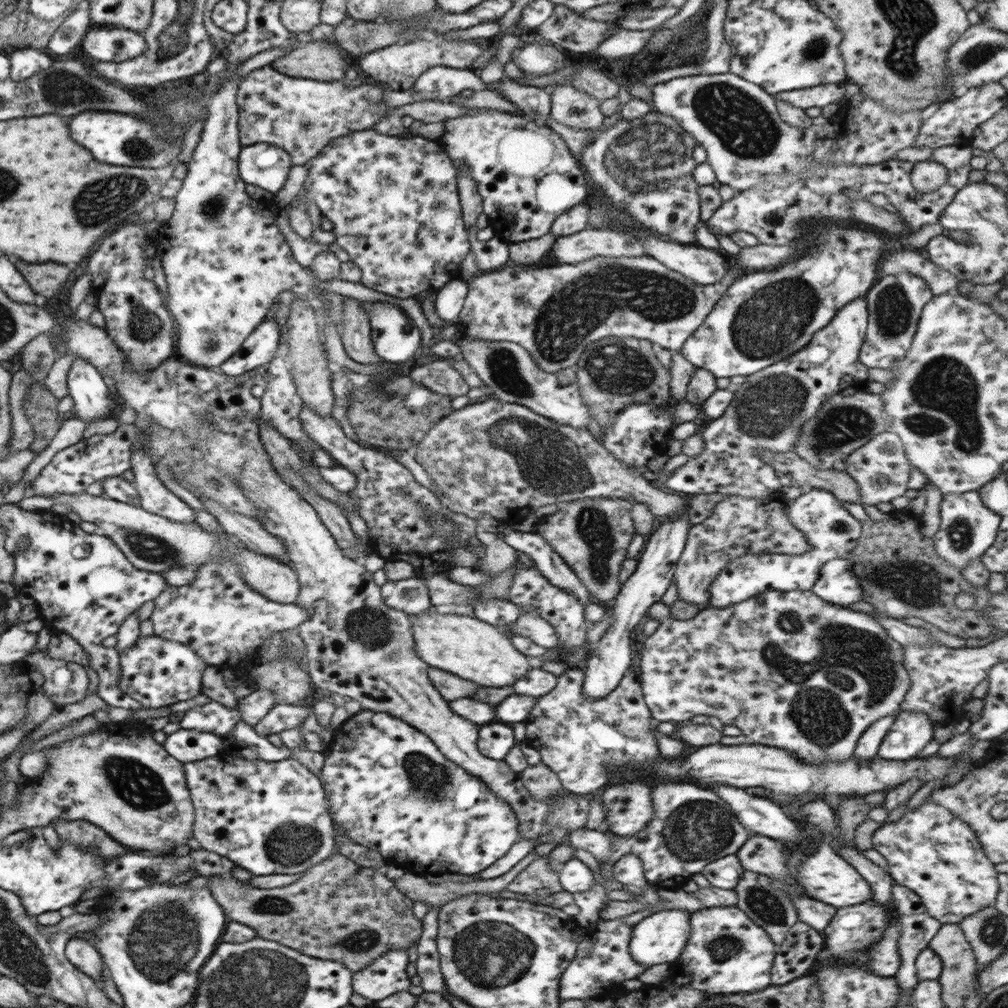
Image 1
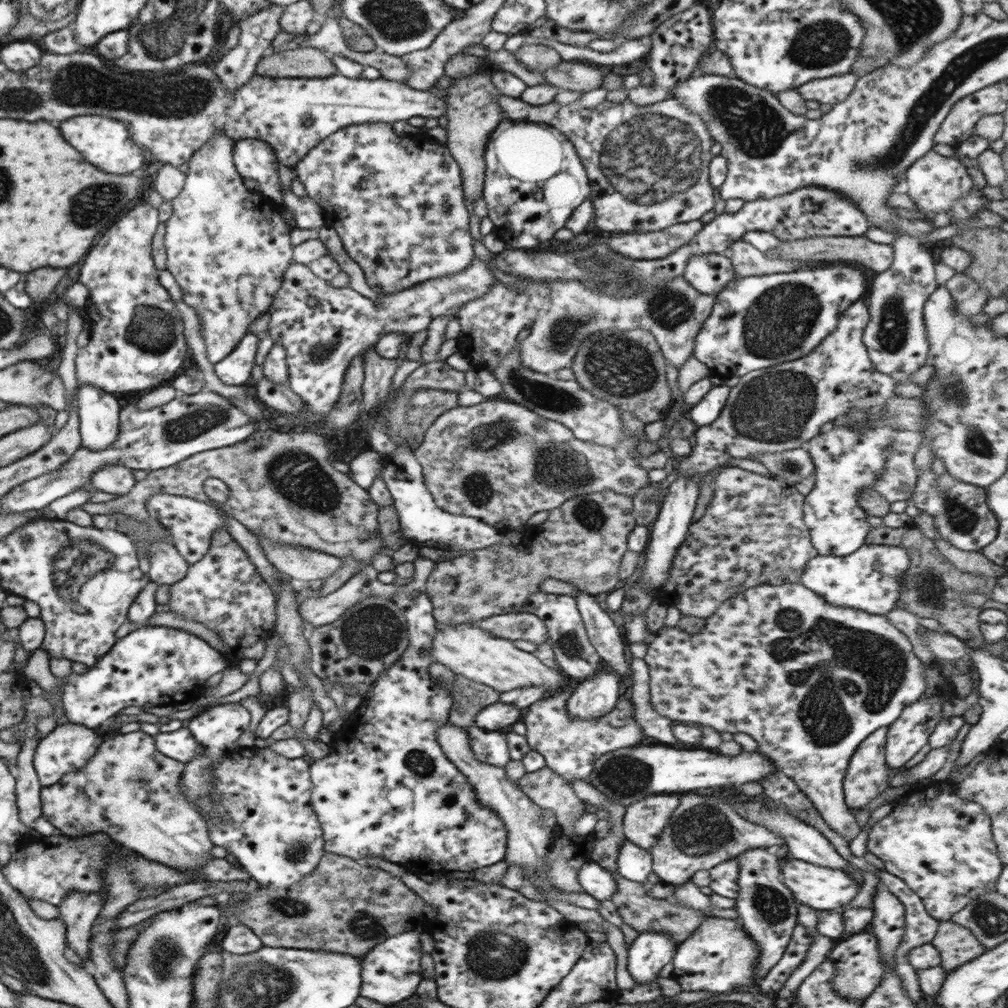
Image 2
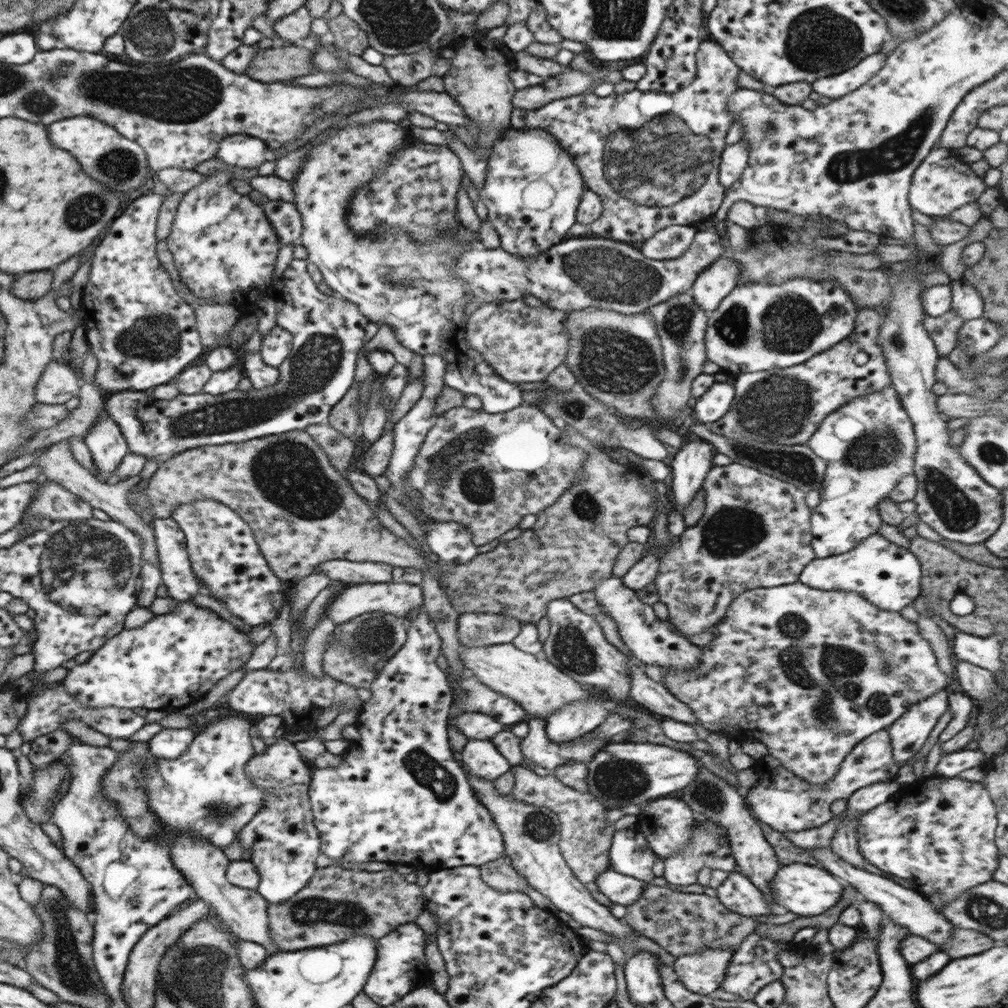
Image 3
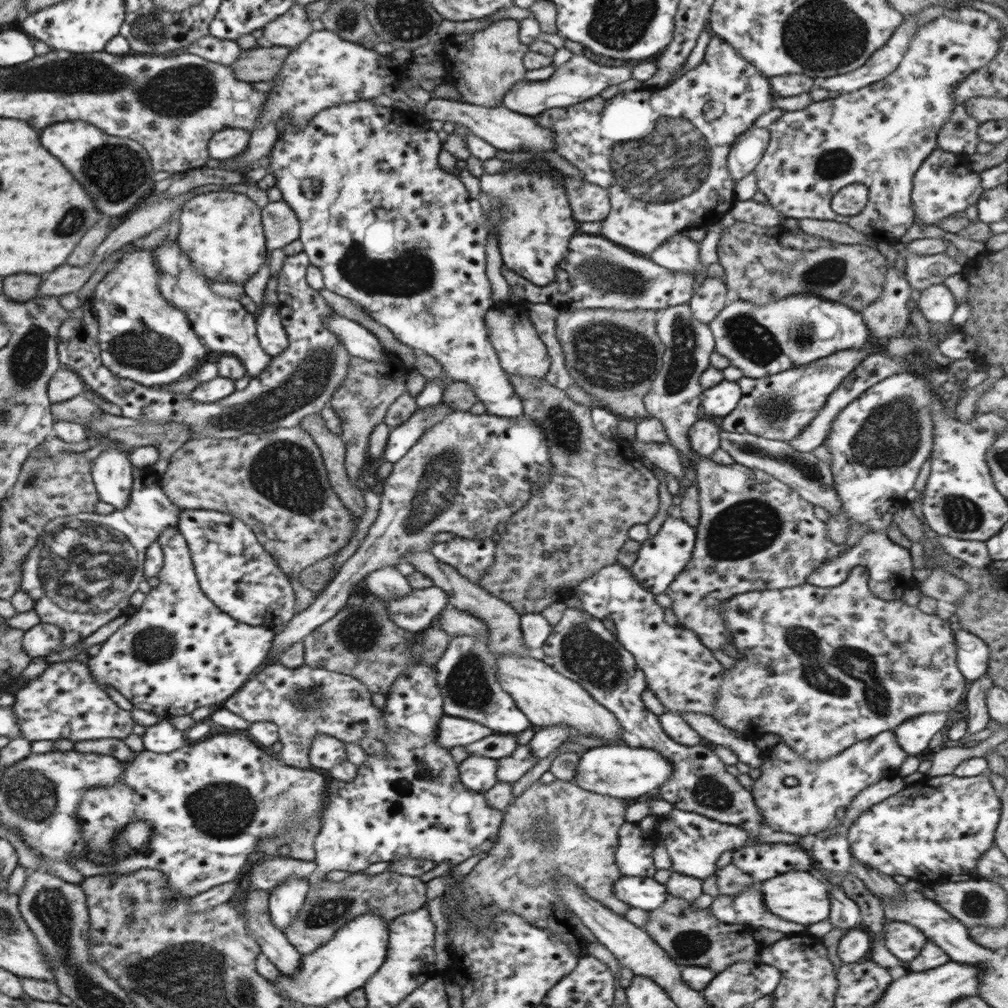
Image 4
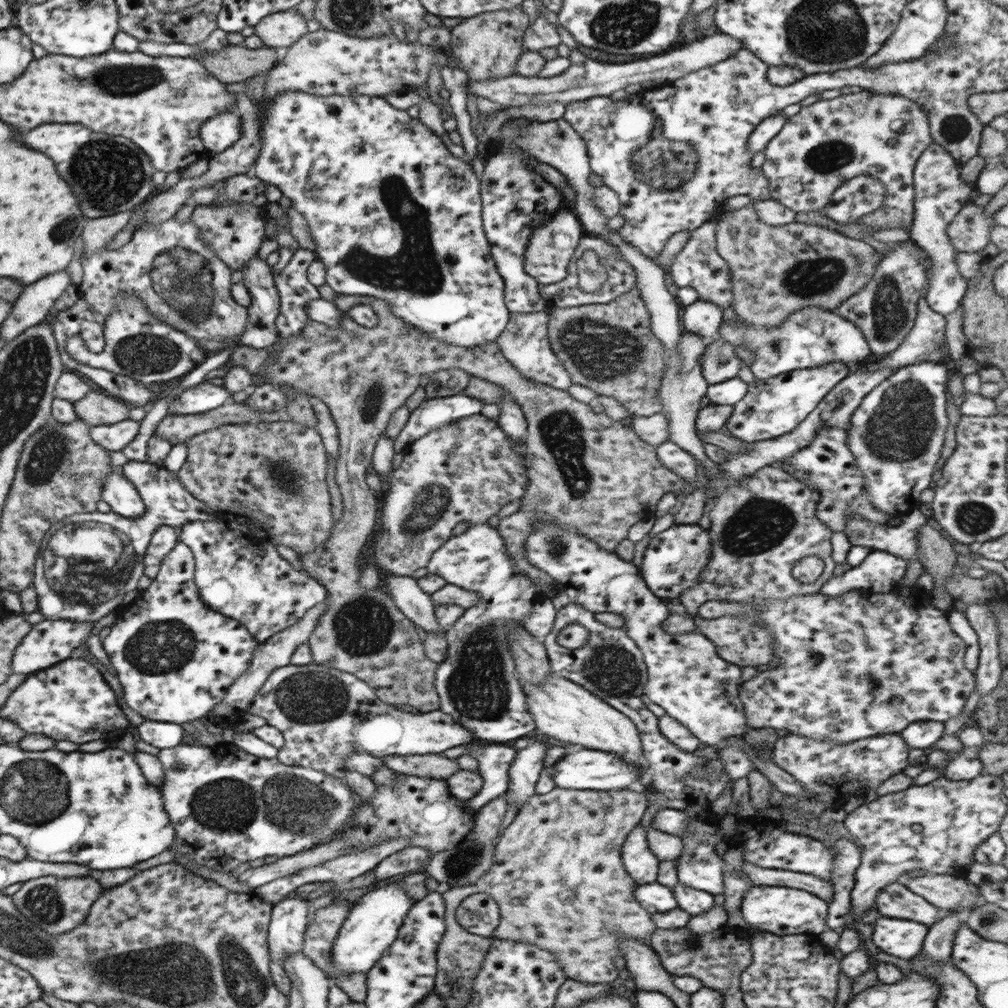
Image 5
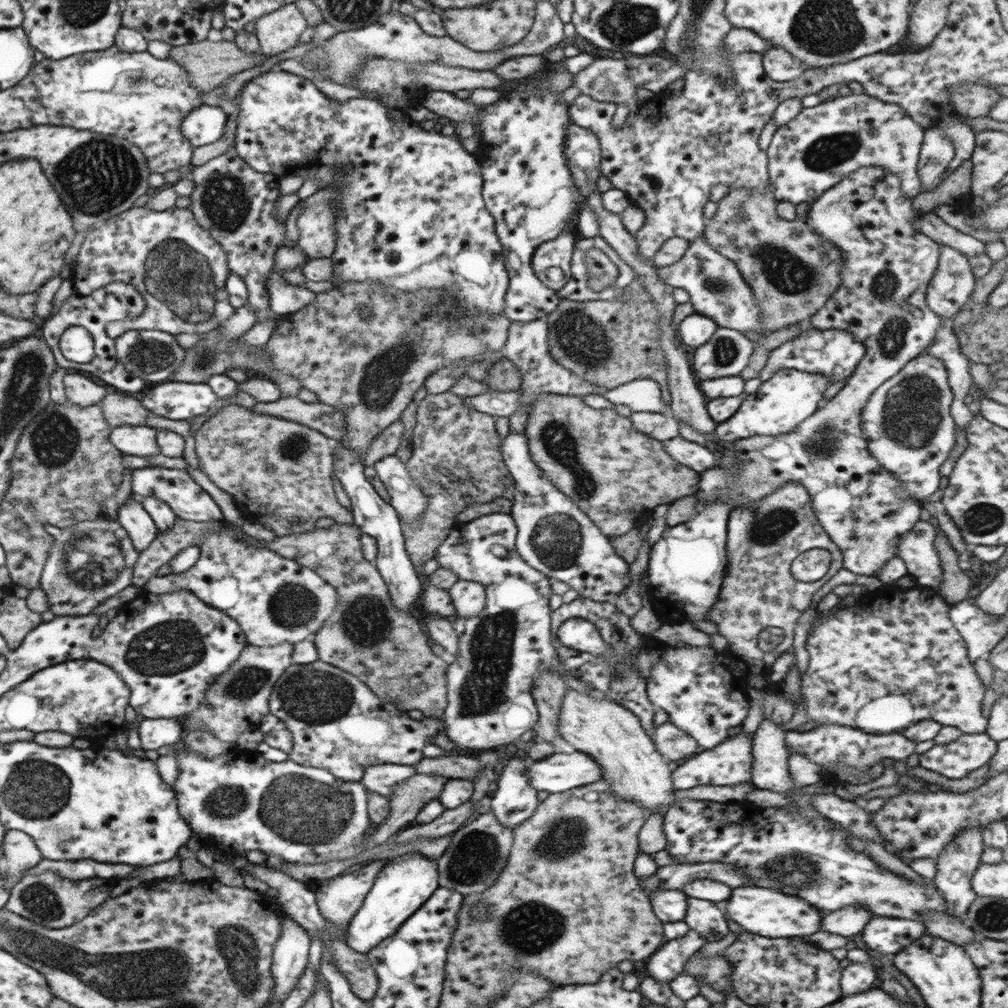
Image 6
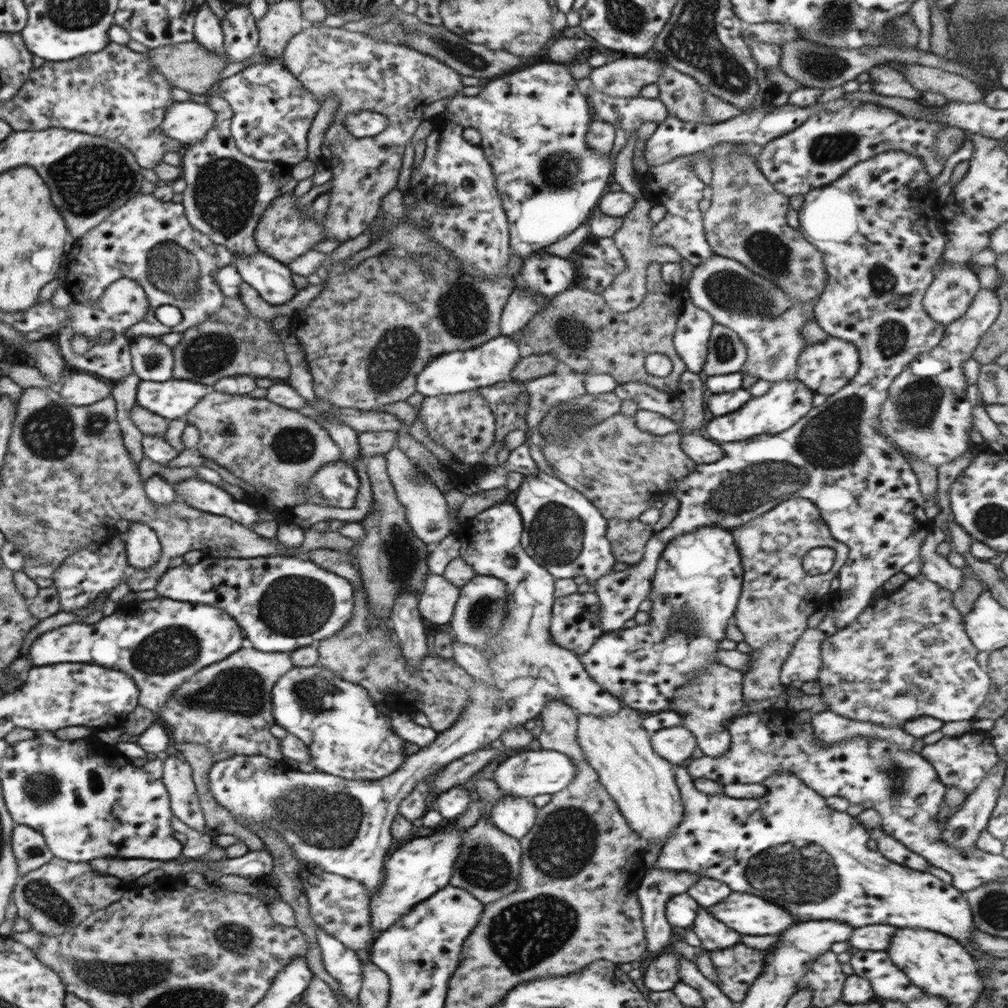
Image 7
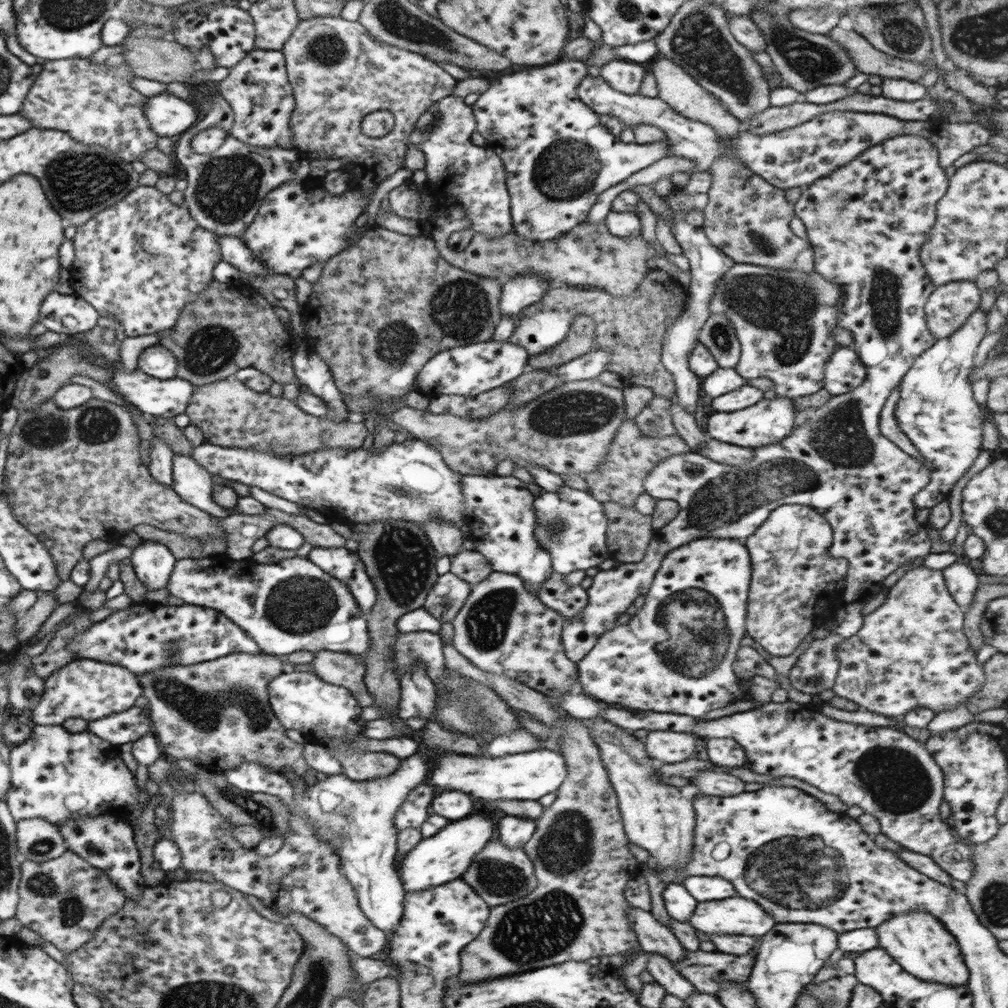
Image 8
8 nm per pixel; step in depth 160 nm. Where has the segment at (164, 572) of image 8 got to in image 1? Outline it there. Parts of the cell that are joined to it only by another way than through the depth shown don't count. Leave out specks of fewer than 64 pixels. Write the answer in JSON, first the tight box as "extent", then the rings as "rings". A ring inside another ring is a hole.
{"extent":[67,357,114,424],"rings":[[[76,357],[67,372],[67,379],[69,395],[74,400],[72,415],[83,422],[87,422],[87,424],[90,420],[110,418],[112,408],[114,408],[114,402],[110,399],[111,386],[108,381],[101,377],[95,366],[92,366],[89,361],[83,358]]]}

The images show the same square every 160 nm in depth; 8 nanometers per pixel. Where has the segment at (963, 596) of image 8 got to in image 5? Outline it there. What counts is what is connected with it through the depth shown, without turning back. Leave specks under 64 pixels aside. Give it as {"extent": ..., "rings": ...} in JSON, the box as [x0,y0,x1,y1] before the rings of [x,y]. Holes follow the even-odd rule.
{"extent":[843,508,931,562],"rings":[[[919,508],[903,516],[897,526],[875,523],[855,514],[849,516],[843,533],[853,546],[869,546],[901,556],[907,562],[917,559],[917,530],[926,522],[931,522],[929,514]]]}

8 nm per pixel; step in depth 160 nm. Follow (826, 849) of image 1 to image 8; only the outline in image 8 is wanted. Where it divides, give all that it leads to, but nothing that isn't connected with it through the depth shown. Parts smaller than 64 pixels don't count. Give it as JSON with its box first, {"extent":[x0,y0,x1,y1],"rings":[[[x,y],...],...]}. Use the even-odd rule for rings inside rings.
{"extent":[689,894,774,937],"rings":[[[738,894],[715,901],[698,902],[689,923],[701,937],[731,934],[761,937],[774,926],[774,920],[760,904]]]}

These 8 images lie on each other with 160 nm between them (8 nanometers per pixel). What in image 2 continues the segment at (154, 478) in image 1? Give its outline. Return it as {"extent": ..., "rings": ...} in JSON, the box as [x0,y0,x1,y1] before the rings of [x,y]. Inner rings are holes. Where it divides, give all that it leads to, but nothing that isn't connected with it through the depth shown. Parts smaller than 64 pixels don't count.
{"extent":[146,477,230,565],"rings":[[[212,477],[206,478],[203,485],[204,493],[210,500],[209,502],[200,502],[197,498],[173,494],[152,495],[146,501],[150,518],[155,519],[169,530],[173,545],[189,565],[197,563],[209,551],[211,536],[216,529],[226,529],[224,516],[230,516],[225,510],[217,507],[224,504],[229,497],[230,492],[226,483],[220,478]]]}

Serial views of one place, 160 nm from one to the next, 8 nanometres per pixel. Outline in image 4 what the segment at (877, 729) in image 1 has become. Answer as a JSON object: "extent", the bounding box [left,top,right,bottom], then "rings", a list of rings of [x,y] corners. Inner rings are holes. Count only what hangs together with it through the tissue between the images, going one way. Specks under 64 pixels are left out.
{"extent":[751,731,909,838],"rings":[[[892,731],[857,742],[844,752],[828,760],[815,760],[815,762],[808,762],[805,758],[796,754],[789,746],[779,742],[764,752],[762,764],[759,766],[761,776],[755,779],[751,793],[753,794],[756,806],[763,815],[764,824],[770,826],[772,830],[776,832],[790,832],[790,834],[796,834],[796,836],[803,838],[813,837],[816,833],[822,832],[830,826],[836,820],[837,810],[842,807],[847,808],[860,791],[875,785],[879,780],[898,777],[898,770],[900,770],[902,762],[908,756],[909,754],[902,750],[896,735]],[[786,776],[795,776],[798,779],[798,784],[795,786],[784,785],[783,780]]]}

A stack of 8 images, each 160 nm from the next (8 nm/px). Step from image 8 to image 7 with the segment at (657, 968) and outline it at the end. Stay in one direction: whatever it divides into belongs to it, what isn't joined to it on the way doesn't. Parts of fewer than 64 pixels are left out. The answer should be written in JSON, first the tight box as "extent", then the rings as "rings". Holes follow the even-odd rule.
{"extent":[637,868,699,958],"rings":[[[648,868],[647,873],[637,886],[637,897],[640,901],[643,912],[643,925],[646,933],[647,951],[652,958],[663,955],[663,952],[669,950],[670,938],[674,934],[673,926],[667,921],[665,915],[665,906],[669,898],[680,893],[687,893],[690,886],[698,882],[699,876],[690,874],[690,872],[672,872],[672,870],[654,870]]]}

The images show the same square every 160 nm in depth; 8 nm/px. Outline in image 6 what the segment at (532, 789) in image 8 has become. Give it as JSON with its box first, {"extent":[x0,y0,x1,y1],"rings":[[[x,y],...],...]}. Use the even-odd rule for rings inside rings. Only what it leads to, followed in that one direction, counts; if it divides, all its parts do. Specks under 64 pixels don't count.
{"extent":[528,753,603,794],"rings":[[[552,753],[546,758],[532,760],[528,766],[532,786],[556,794],[572,788],[598,783],[603,778],[603,768],[586,753]]]}

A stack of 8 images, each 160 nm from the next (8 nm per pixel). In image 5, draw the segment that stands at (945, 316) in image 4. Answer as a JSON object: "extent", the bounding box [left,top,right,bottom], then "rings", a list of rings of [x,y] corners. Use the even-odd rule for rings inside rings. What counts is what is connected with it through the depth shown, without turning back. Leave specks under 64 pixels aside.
{"extent":[910,142,974,316],"rings":[[[932,142],[915,164],[913,171],[913,184],[915,195],[913,200],[913,221],[911,222],[910,240],[922,248],[933,263],[929,277],[926,300],[928,306],[946,316],[954,312],[963,301],[967,291],[967,279],[964,279],[956,266],[958,251],[952,247],[947,237],[947,226],[954,220],[960,209],[970,202],[970,195],[974,185],[960,180],[962,165],[944,149]]]}

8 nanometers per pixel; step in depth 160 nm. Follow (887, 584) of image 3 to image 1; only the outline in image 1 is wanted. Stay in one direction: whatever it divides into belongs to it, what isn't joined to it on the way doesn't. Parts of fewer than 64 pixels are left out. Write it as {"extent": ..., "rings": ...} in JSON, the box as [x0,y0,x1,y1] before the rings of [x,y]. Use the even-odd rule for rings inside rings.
{"extent":[811,557,864,608],"rings":[[[847,557],[829,560],[820,568],[811,592],[824,602],[841,607],[849,608],[849,605],[864,600],[862,587],[851,571],[853,565]]]}

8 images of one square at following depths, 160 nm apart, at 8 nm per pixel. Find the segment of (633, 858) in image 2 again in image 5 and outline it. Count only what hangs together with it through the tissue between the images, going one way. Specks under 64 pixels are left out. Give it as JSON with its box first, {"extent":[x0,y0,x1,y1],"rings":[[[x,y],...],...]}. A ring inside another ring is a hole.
{"extent":[621,823,659,885],"rings":[[[638,823],[624,841],[621,848],[624,869],[638,885],[657,881],[659,860],[649,849],[646,829]]]}

